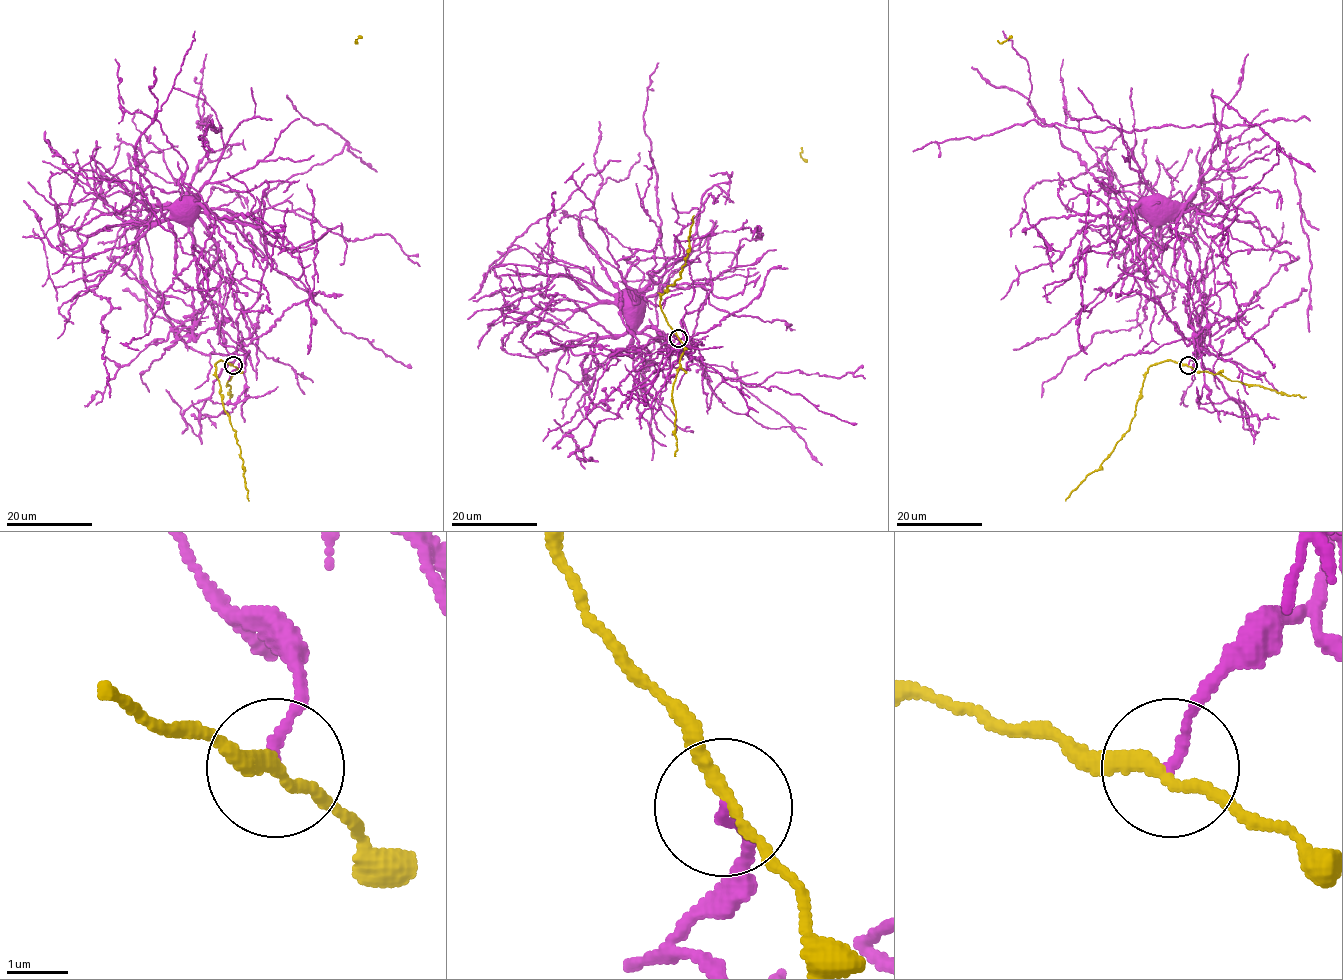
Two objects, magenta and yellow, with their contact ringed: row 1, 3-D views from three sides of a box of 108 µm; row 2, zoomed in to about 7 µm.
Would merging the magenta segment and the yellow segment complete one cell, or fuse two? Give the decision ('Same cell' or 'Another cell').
Another cell

